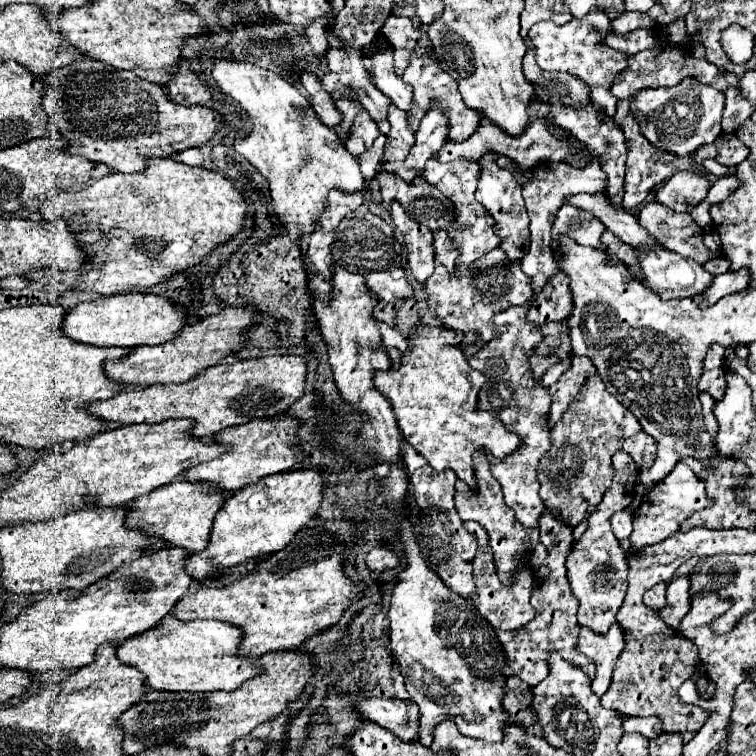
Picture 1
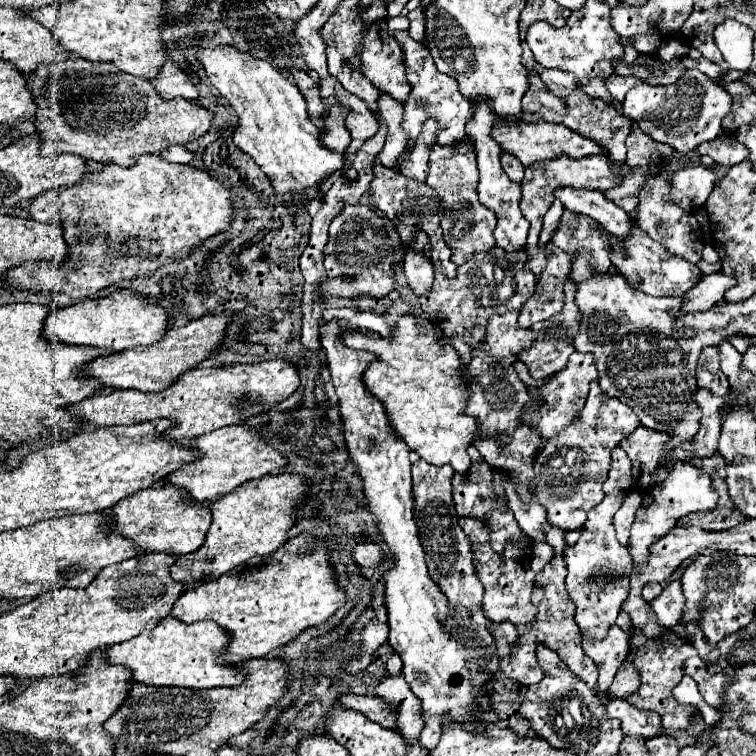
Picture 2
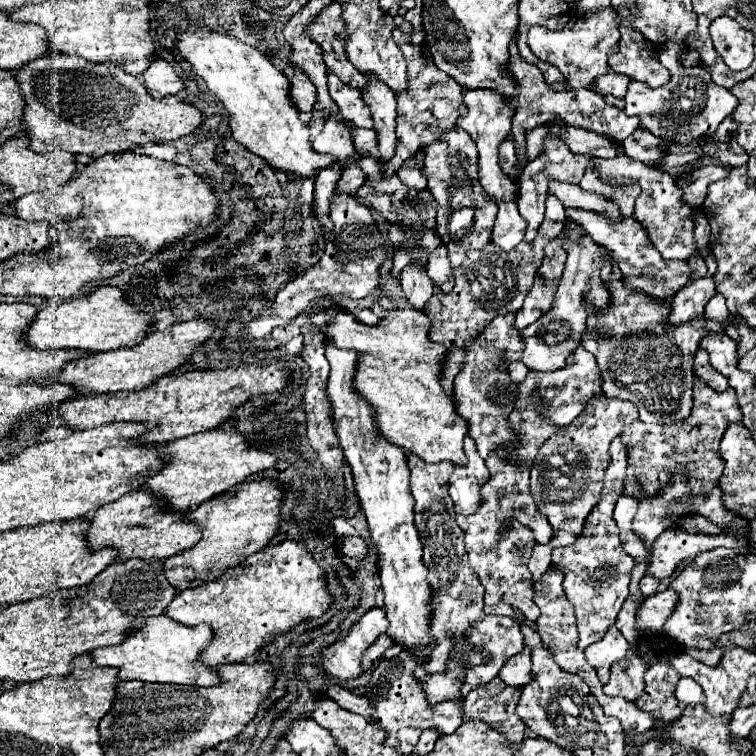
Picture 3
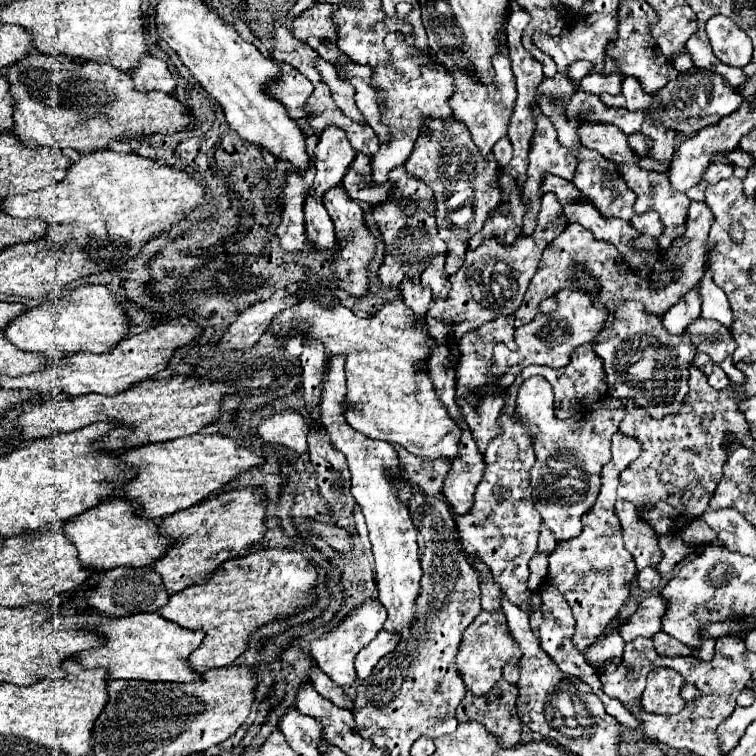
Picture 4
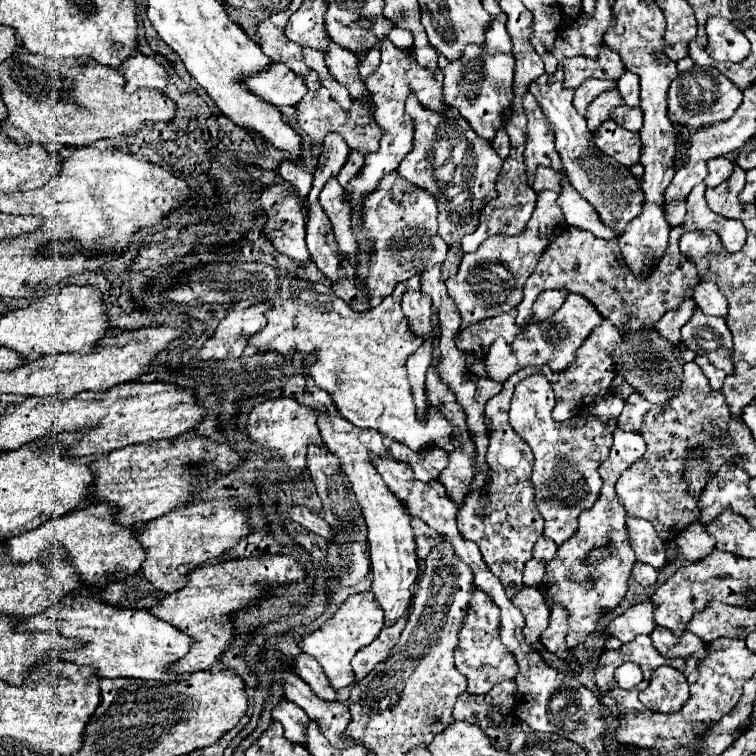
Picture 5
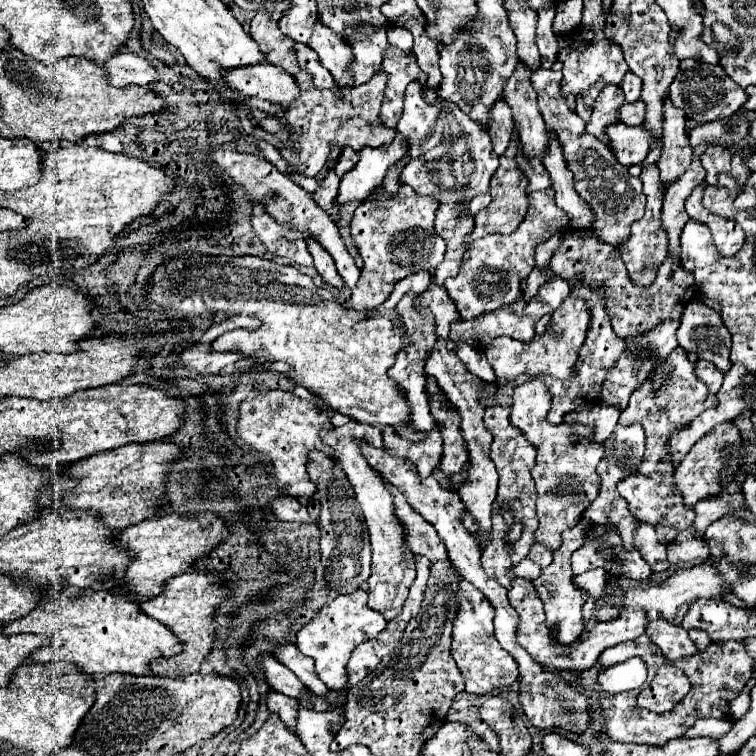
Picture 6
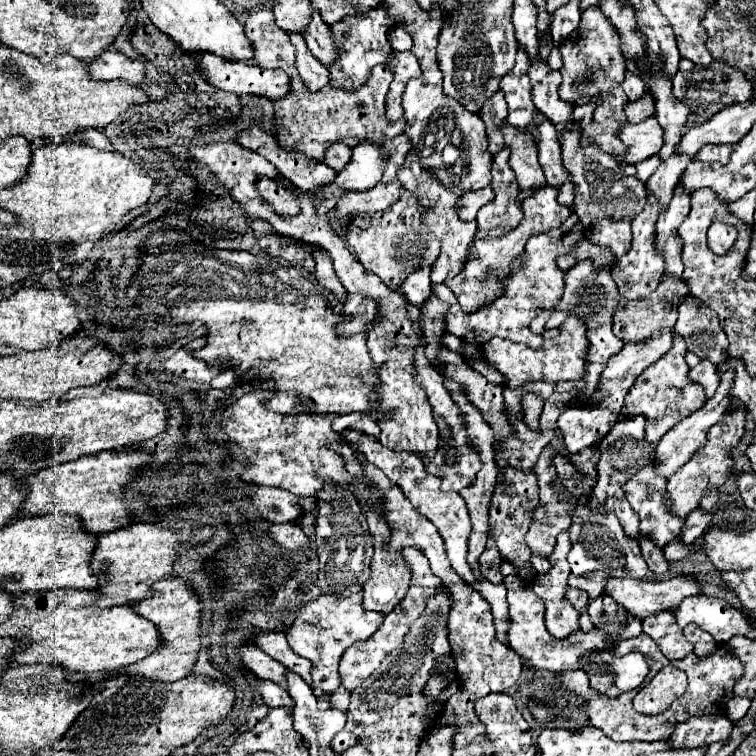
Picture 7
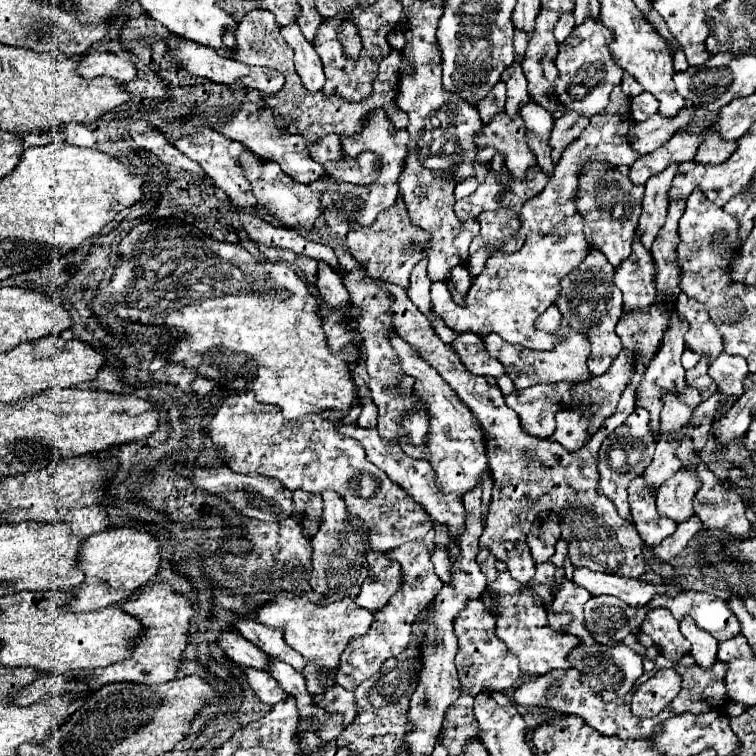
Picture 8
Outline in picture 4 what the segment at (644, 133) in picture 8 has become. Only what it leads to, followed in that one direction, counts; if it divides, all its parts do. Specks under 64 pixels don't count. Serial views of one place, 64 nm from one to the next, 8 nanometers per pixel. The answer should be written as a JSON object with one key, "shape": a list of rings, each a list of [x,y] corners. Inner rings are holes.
{"shape":[[[584,124],[578,134],[586,148],[600,152],[604,158],[610,158],[618,164],[638,160],[638,156],[632,154],[632,148],[628,148],[628,136],[614,124]]]}

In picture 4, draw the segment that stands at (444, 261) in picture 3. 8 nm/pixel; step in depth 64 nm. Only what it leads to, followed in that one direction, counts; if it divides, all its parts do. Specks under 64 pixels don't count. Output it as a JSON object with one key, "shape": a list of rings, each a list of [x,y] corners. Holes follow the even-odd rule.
{"shape":[[[436,256],[430,266],[422,272],[420,276],[420,282],[432,290],[434,298],[436,300],[444,300],[448,296],[448,290],[450,290],[450,282],[448,282],[448,276],[444,274],[444,256]]]}

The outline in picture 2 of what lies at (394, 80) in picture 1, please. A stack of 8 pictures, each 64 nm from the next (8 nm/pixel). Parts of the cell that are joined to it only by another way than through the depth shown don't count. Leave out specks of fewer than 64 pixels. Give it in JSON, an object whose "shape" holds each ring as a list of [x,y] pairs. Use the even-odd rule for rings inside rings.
{"shape":[[[376,20],[364,30],[364,40],[358,52],[360,70],[370,82],[394,96],[398,102],[404,102],[410,94],[406,82],[406,66],[402,50],[396,40],[388,34],[384,20]]]}

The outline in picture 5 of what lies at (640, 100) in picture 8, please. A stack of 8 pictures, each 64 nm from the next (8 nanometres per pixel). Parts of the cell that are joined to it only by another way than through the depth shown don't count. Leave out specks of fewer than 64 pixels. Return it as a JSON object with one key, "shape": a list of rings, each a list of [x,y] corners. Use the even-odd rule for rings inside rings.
{"shape":[[[620,106],[616,108],[612,114],[612,120],[616,120],[620,126],[624,126],[626,130],[638,132],[642,128],[642,108],[628,108],[628,106]]]}

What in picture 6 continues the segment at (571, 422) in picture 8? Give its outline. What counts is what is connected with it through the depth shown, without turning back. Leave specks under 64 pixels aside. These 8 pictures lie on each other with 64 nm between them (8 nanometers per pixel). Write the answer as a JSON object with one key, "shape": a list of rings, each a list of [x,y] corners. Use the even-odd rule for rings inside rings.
{"shape":[[[586,406],[582,412],[566,414],[564,424],[584,424],[584,428],[592,428],[592,436],[588,436],[588,440],[596,440],[600,444],[612,434],[618,424],[618,416],[620,410],[616,410],[616,406]]]}

